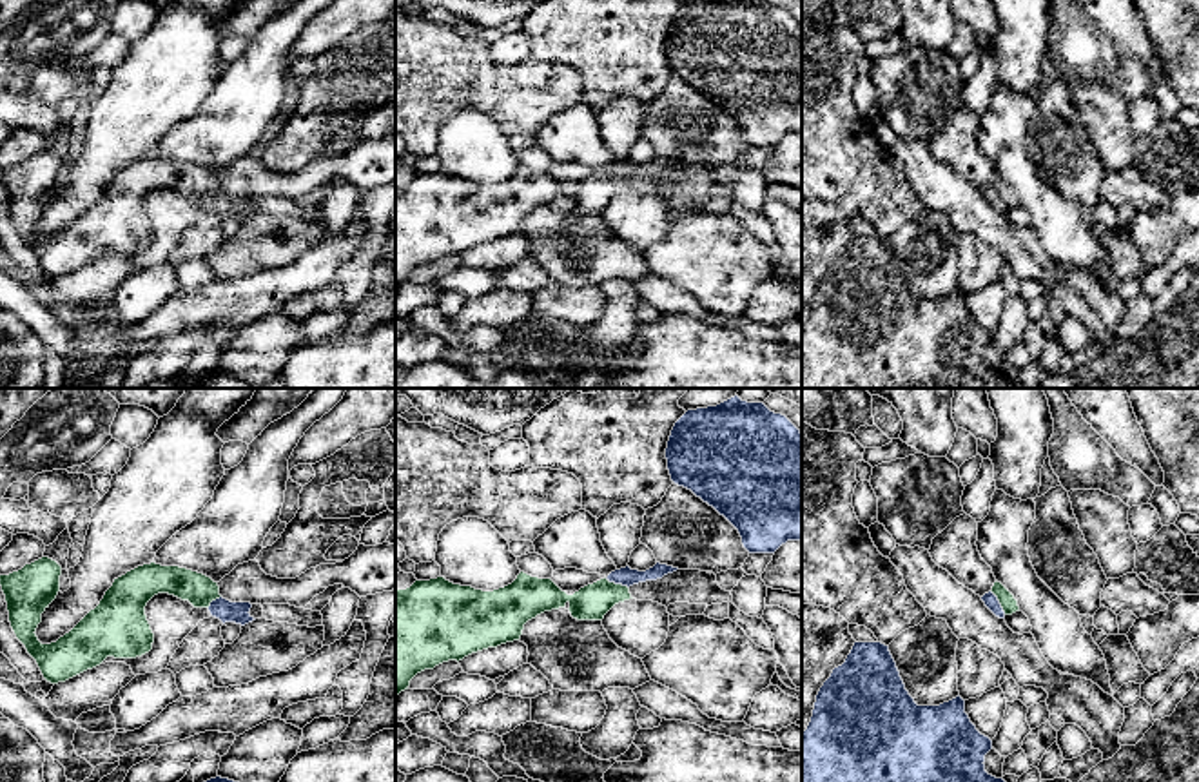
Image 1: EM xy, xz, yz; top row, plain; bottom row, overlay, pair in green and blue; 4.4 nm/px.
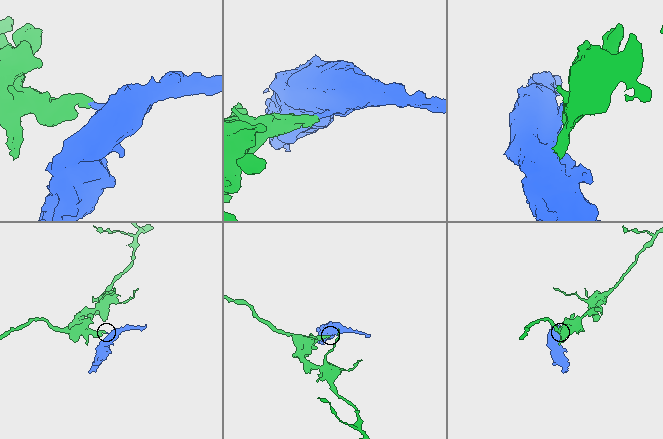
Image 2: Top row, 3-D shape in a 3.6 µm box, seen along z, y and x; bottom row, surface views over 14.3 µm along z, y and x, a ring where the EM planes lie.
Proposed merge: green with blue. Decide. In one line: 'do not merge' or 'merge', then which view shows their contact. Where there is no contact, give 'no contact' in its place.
do not merge | xz

